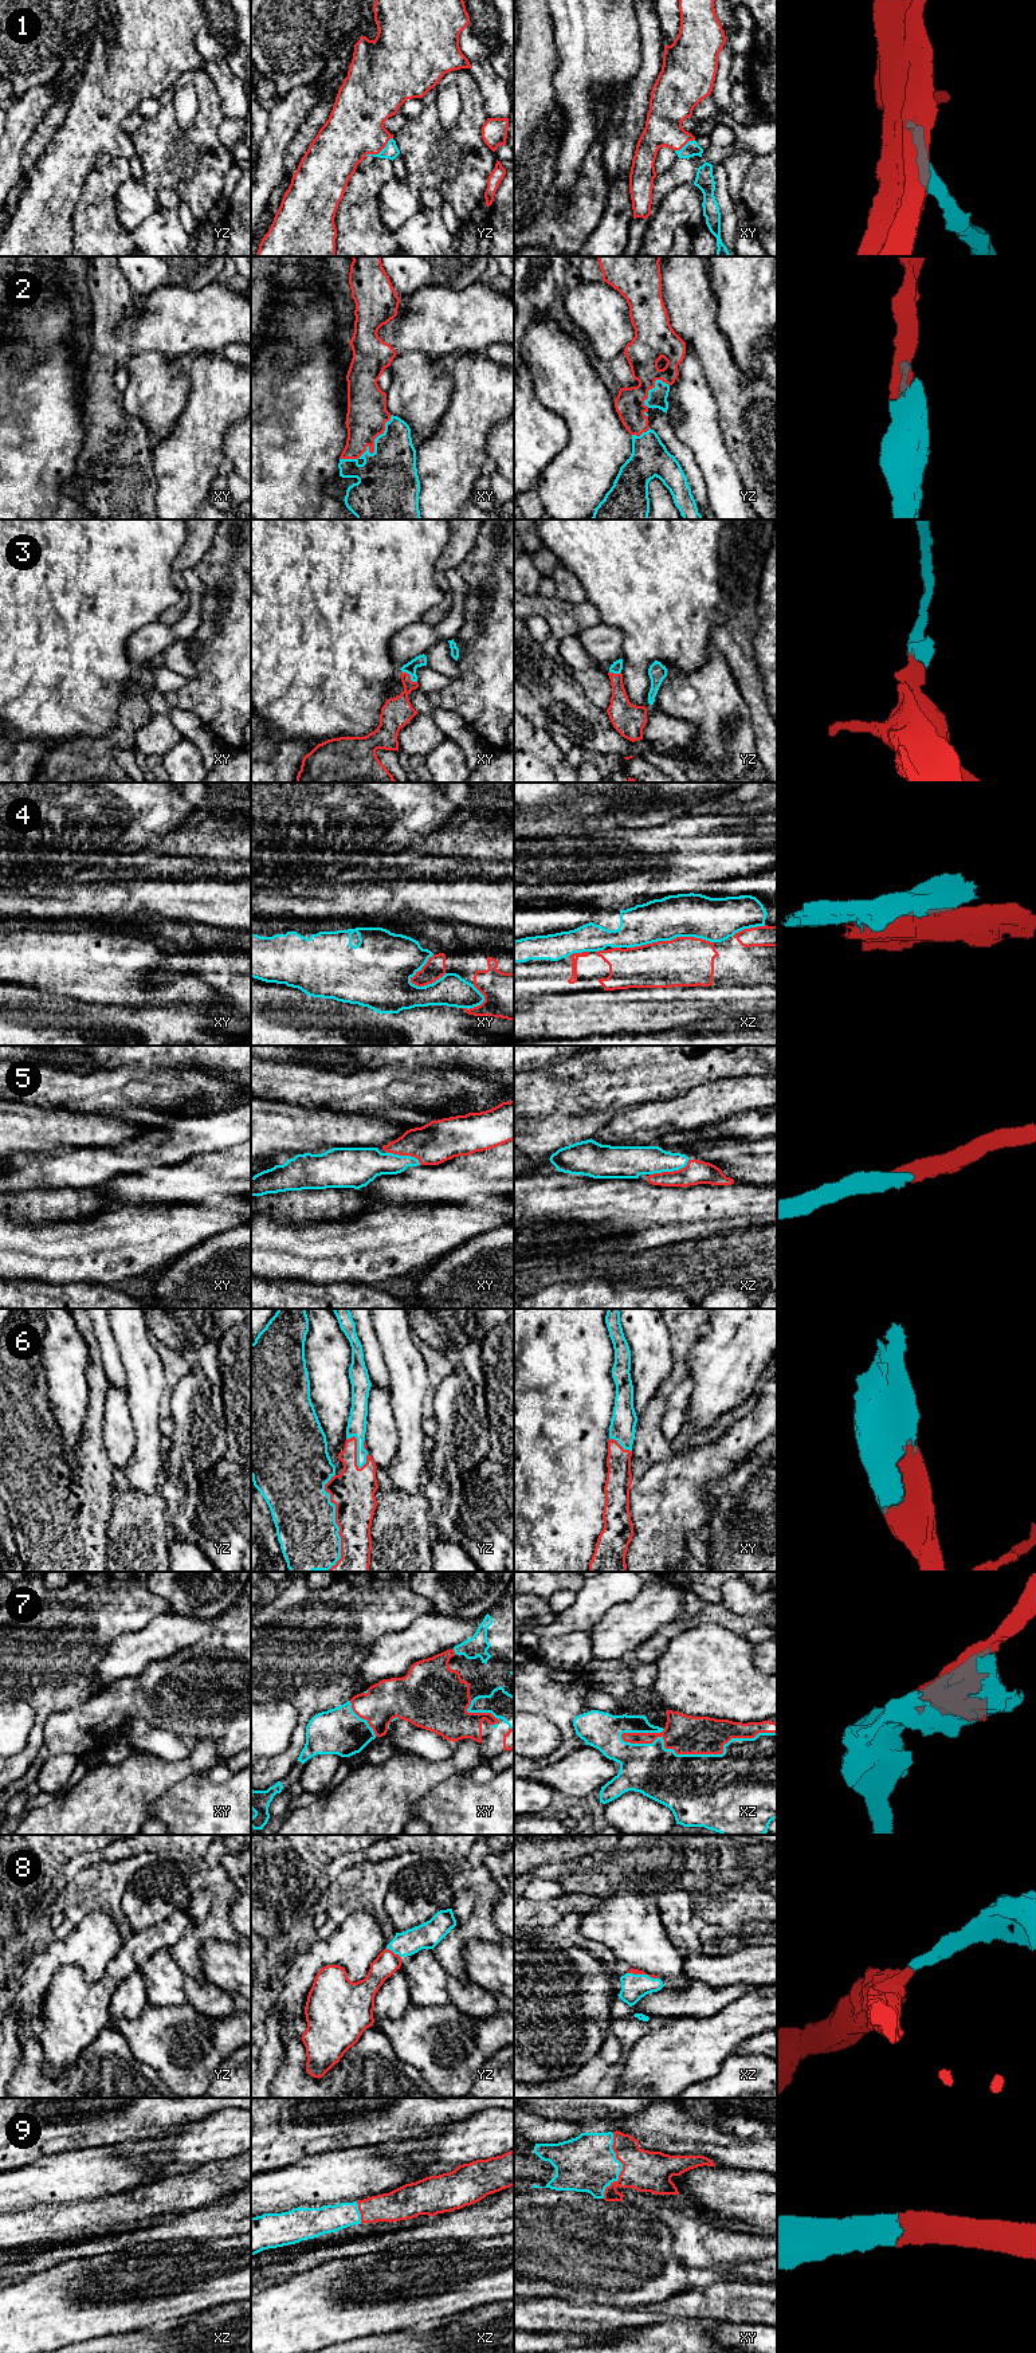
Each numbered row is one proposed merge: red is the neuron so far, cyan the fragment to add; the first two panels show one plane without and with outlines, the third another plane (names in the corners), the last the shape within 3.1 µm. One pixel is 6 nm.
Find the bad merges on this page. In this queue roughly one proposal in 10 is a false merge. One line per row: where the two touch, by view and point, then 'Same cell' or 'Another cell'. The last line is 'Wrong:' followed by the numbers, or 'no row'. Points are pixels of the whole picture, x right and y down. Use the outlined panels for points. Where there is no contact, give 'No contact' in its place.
1: Touches red at yz (379, 152). Same cell
2: Touches red at xy (373, 450). Same cell
3: Touches red at xy (409, 677). Same cell
4: Touches red at xz (671, 940). Another cell
5: Touches red at xz (670, 1172). Same cell
6: Touches red at yz (340, 1530). Same cell
7: Touches red at xz (698, 1753). Same cell
8: Touches red at yz (392, 1952). Same cell
9: Touches red at xy (623, 2167). Same cell
Wrong: 4

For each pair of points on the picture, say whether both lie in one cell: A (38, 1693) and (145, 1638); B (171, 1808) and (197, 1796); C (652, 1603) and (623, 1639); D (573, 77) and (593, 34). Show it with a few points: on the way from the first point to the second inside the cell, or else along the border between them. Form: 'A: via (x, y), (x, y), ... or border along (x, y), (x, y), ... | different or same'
A: border along (118, 1634), (97, 1665), (91, 1677), (90, 1690) | different
B: via (177, 1808), (185, 1808), (191, 1803) | same
C: via (644, 1612), (627, 1630) | same
D: via (584, 66), (593, 57), (593, 44) | same

